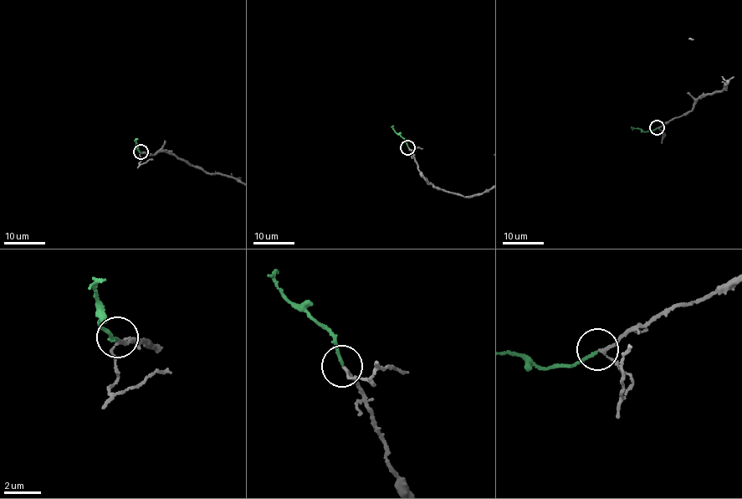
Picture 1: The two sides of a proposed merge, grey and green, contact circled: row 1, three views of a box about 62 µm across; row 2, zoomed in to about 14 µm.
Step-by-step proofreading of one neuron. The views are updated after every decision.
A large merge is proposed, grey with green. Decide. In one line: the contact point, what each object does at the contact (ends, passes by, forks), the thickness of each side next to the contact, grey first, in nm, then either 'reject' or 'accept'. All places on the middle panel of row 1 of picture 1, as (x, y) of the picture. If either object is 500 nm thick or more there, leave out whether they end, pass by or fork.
place (407, 147); grey passes by; green ends; calibres 130 and 150 nm; accept

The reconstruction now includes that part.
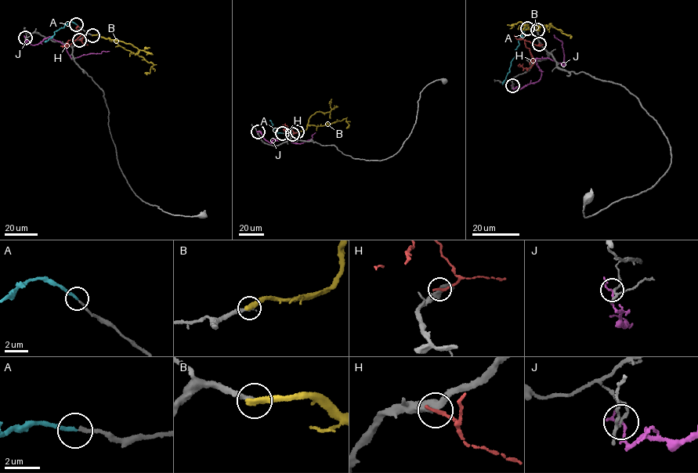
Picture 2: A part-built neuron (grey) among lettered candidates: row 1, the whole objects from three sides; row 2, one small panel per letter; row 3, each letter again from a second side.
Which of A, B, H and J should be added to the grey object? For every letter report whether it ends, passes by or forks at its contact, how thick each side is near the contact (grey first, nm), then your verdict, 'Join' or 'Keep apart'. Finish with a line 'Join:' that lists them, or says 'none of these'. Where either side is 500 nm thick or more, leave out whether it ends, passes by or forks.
A: It ends there. Thickness 180 nm (grey) against 240 nm. Join
B: It ends there. Thickness 240 nm (grey) against 400 nm. Keep apart
H: It ends there. Thickness 440 nm (grey) against 240 nm. Keep apart
J: It passes by. Thickness 120 nm (grey) against 120 nm. Keep apart
Join: A

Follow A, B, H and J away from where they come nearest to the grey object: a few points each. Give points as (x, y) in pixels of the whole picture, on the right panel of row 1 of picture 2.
A: (527, 28), (523, 29), (516, 53), (502, 84)
B: (537, 30), (540, 24), (534, 24), (551, 24), (572, 37)
H: (538, 44), (525, 40), (533, 63), (528, 68), (519, 64), (518, 66)
J: (513, 85), (514, 88), (523, 88), (540, 79), (537, 58), (547, 57), (564, 65), (562, 43), (554, 35)

